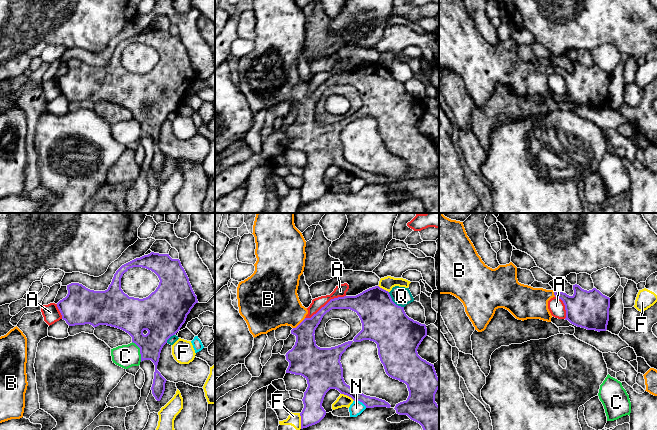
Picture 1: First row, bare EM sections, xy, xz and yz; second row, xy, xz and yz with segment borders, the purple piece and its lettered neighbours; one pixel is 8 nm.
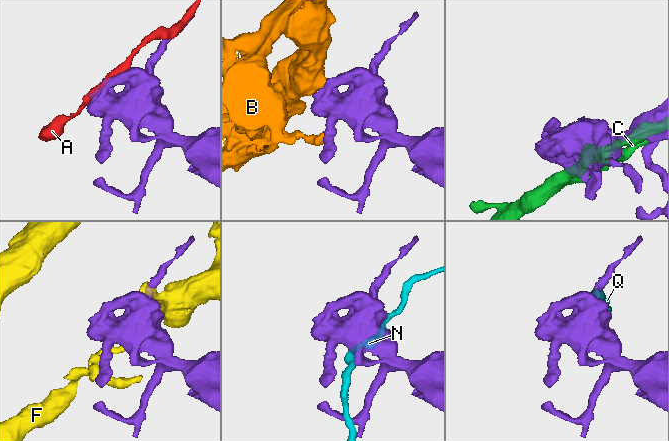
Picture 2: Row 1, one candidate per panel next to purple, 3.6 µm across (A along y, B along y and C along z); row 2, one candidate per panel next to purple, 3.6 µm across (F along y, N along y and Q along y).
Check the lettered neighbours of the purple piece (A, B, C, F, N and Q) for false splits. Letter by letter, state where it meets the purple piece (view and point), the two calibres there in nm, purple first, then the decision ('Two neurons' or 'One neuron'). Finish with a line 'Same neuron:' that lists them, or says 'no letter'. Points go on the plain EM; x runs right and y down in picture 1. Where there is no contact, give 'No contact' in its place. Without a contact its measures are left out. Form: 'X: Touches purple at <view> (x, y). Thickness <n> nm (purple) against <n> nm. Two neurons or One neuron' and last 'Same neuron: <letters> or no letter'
A: Touches purple at xz (326, 80). Thickness 140 nm (purple) against 100 nm. Two neurons
B: Touches purple at xz (300, 99). Thickness 220 nm (purple) against 360 nm. One neuron
C: Touches purple at xy (140, 127). Thickness 220 nm (purple) against 190 nm. Two neurons
F: Touches purple at xz (301, 197). Thickness 170 nm (purple) against 110 nm. Two neurons
N: Touches purple at xz (360, 177). Thickness 130 nm (purple) against 110 nm. Two neurons
Q: Touches purple at xz (393, 78). Thickness 360 nm (purple) against 160 nm. Two neurons
Same neuron: B

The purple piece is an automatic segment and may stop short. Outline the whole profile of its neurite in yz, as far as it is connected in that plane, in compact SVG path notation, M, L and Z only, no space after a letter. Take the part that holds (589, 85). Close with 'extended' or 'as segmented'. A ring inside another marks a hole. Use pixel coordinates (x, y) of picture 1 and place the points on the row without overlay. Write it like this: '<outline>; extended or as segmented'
M439 0L439 71L451 70L458 74L478 108L486 105L498 84L508 86L518 96L540 95L551 98L548 77L553 73L563 77L566 86L565 96L571 100L587 106L606 107L610 74L596 64L587 67L575 60L573 66L574 70L569 72L560 67L554 68L521 60L517 55L517 43L512 38L492 45L482 37L463 0Z; extended

